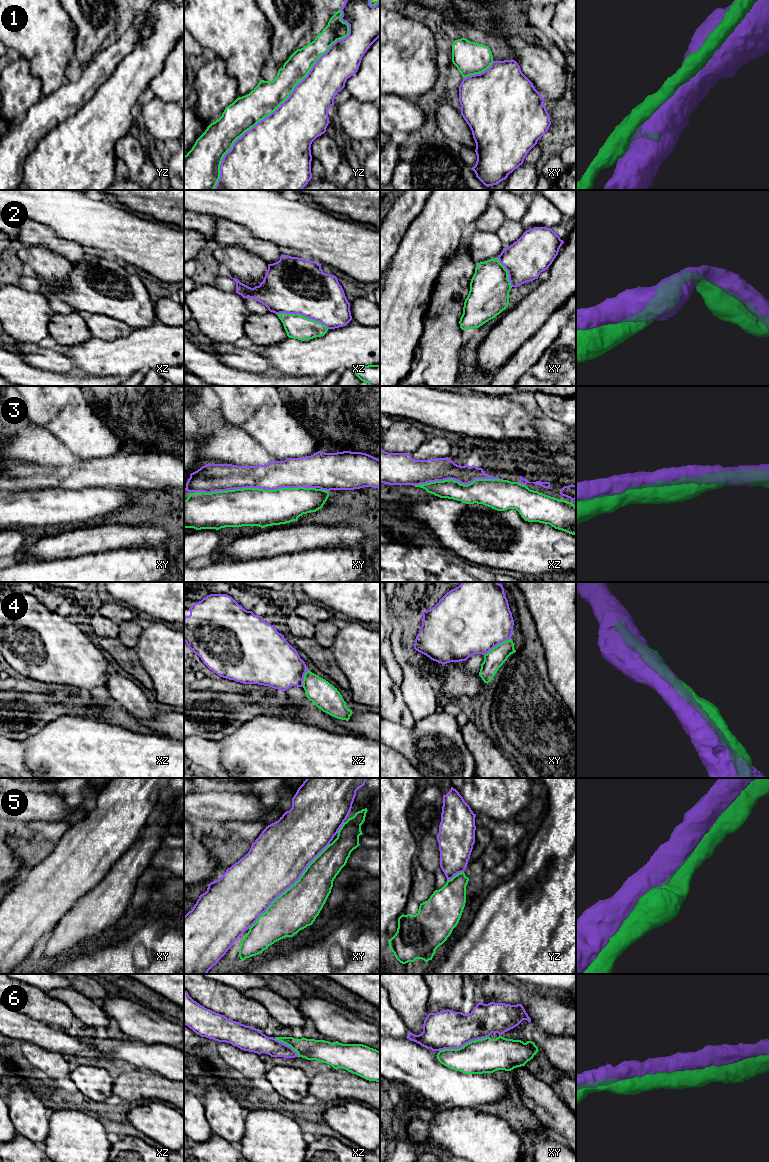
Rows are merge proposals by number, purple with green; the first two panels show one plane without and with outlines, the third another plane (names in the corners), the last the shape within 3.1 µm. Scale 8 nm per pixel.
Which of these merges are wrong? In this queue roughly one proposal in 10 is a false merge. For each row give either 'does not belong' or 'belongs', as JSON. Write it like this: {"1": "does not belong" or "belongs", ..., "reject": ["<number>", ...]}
{"1": "belongs", "2": "belongs", "3": "belongs", "4": "belongs", "5": "belongs", "6": "belongs", "reject": []}

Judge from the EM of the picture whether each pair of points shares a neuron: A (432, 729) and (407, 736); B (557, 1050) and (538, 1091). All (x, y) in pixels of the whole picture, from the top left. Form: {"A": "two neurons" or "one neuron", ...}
{"A": "one neuron", "B": "two neurons"}

